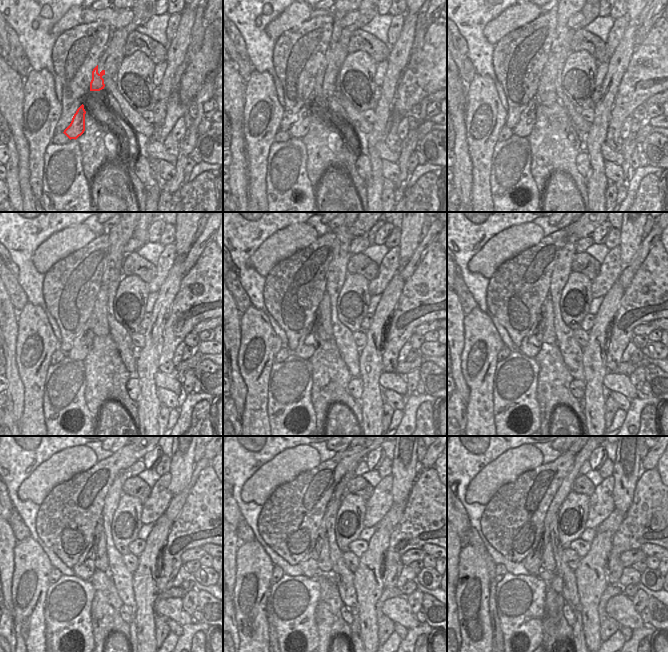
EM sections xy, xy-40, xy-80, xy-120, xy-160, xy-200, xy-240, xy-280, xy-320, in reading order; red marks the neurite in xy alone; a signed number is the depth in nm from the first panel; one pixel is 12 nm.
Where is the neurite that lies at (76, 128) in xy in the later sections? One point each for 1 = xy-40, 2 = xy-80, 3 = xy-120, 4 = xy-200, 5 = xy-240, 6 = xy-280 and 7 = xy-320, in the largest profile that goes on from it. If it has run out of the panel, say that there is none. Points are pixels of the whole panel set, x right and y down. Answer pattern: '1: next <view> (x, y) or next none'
1: next xy-40 (300, 127)
2: next xy-80 (524, 127)
3: next xy-120 (83, 342)
4: next xy-200 (531, 345)
5: next xy-240 (84, 568)
6: next xy-280 (309, 565)
7: next xy-320 (532, 563)

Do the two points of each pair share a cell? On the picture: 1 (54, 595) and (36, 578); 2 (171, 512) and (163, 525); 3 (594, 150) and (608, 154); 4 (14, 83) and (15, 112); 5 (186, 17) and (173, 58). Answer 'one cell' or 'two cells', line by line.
1: two cells
2: two cells
3: two cells
4: one cell
5: one cell

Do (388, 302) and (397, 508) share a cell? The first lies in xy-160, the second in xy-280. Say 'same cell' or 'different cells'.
different cells

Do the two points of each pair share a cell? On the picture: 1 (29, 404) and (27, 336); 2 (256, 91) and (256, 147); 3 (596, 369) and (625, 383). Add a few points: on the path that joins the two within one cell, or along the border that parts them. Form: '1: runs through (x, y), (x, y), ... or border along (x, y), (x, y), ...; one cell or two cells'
1: runs through (32, 387), (32, 353); one cell
2: runs through (272, 98), (276, 106), (272, 120), (272, 131); one cell
3: border along (607, 371), (602, 385); two cells

